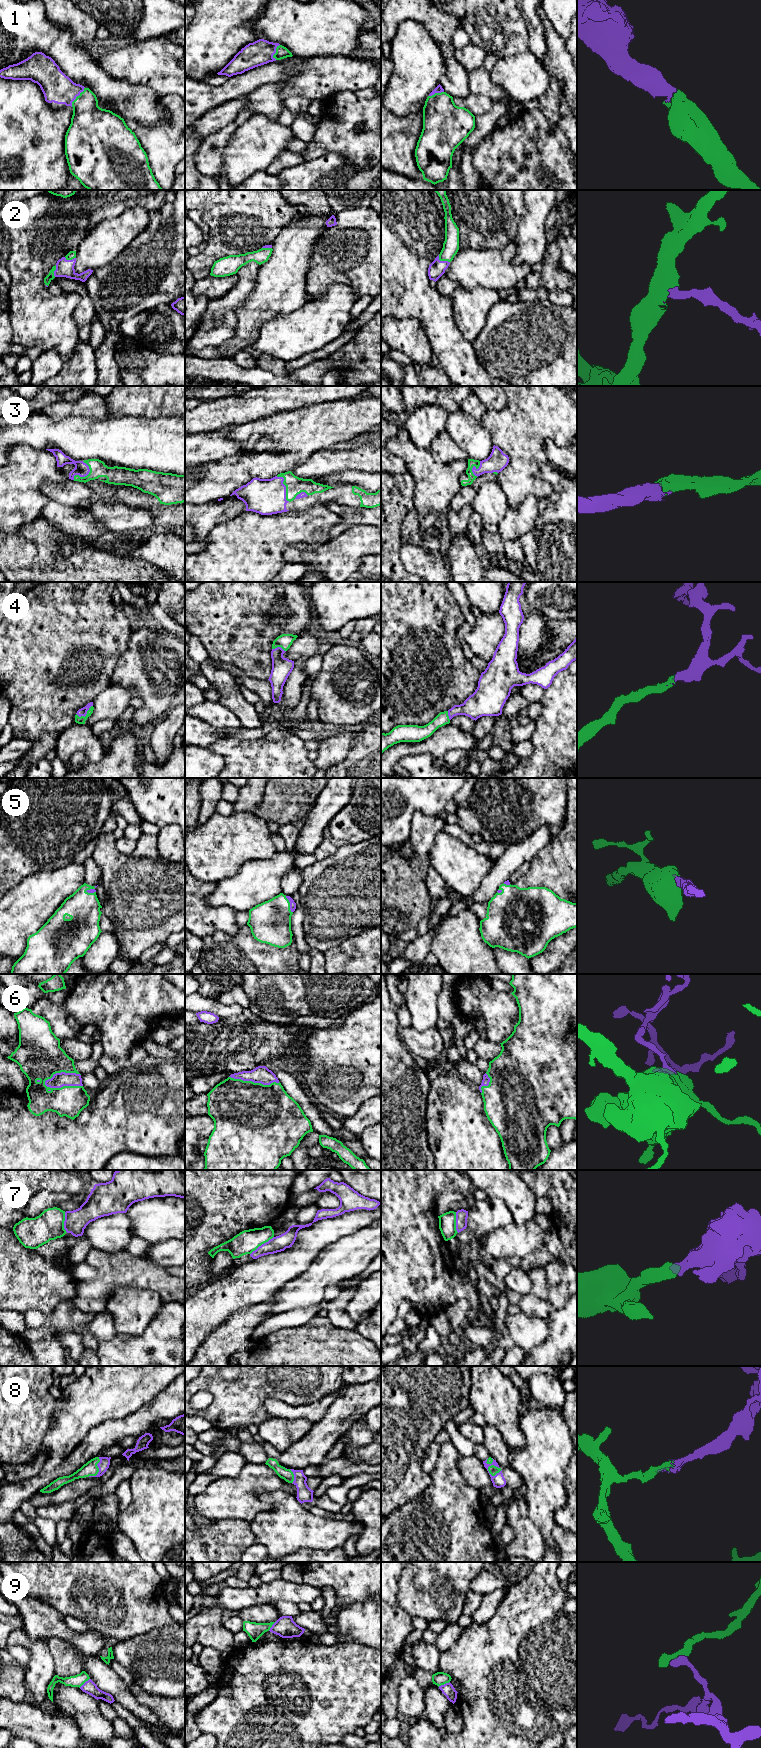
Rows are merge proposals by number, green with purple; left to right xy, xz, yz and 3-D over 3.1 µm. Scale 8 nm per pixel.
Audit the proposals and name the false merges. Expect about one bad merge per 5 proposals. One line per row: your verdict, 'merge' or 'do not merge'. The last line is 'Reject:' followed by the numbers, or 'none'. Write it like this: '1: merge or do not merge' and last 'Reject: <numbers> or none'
1: merge
2: merge
3: merge
4: merge
5: merge
6: merge
7: do not merge
8: merge
9: do not merge
Reject: 7, 9

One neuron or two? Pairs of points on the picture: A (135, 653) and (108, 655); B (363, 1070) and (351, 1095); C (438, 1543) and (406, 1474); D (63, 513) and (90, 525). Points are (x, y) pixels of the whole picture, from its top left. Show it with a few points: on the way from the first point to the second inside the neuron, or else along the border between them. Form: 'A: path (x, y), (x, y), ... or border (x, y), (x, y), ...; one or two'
A: border (131, 632), (128, 645), (111, 675); two
B: path (361, 1076), (351, 1086), (351, 1089); one
C: border (432, 1480), (417, 1497), (405, 1502), (396, 1509); two
D: path (70, 518), (83, 525); one

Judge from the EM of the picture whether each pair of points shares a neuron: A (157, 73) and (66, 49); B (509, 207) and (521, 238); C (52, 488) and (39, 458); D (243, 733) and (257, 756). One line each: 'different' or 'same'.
A: different
B: different
C: different
D: different

